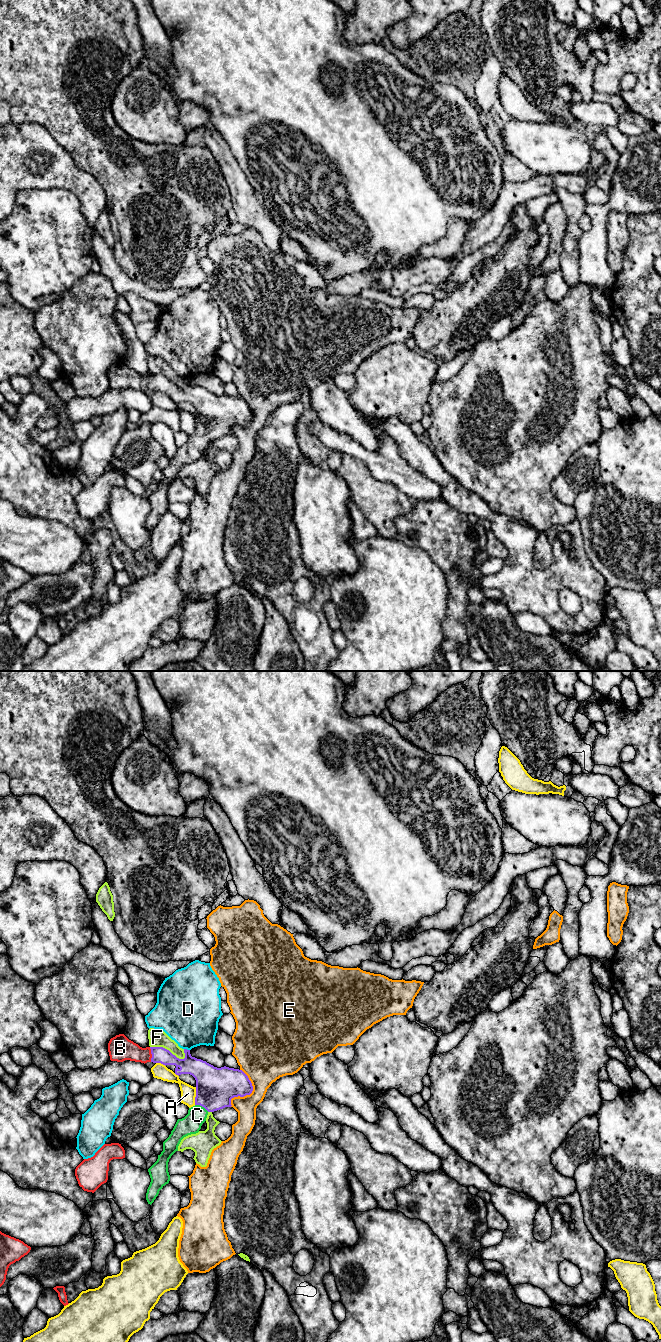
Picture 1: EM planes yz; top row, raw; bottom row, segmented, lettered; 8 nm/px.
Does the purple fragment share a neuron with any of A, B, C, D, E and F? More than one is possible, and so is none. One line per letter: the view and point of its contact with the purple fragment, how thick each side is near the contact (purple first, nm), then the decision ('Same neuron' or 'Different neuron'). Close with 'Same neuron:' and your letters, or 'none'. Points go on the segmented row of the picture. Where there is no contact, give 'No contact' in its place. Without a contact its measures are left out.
A: Touches purple at yz (196, 1096). Thickness 320 nm (purple) against 130 nm. Different neuron
B: Touches purple at yz (151, 1053). Thickness 130 nm (purple) against 190 nm. Different neuron
C: Touches purple at yz (202, 1106). Thickness 320 nm (purple) against 160 nm. Same neuron
D: Touches purple at yz (186, 1049). Thickness 180 nm (purple) against 440 nm. Different neuron
E: Touches purple at yz (249, 1094). Thickness 280 nm (purple) against 280 nm. Different neuron
F: Touches purple at yz (168, 1050). Thickness 140 nm (purple) against 140 nm. Different neuron
Same neuron: C

